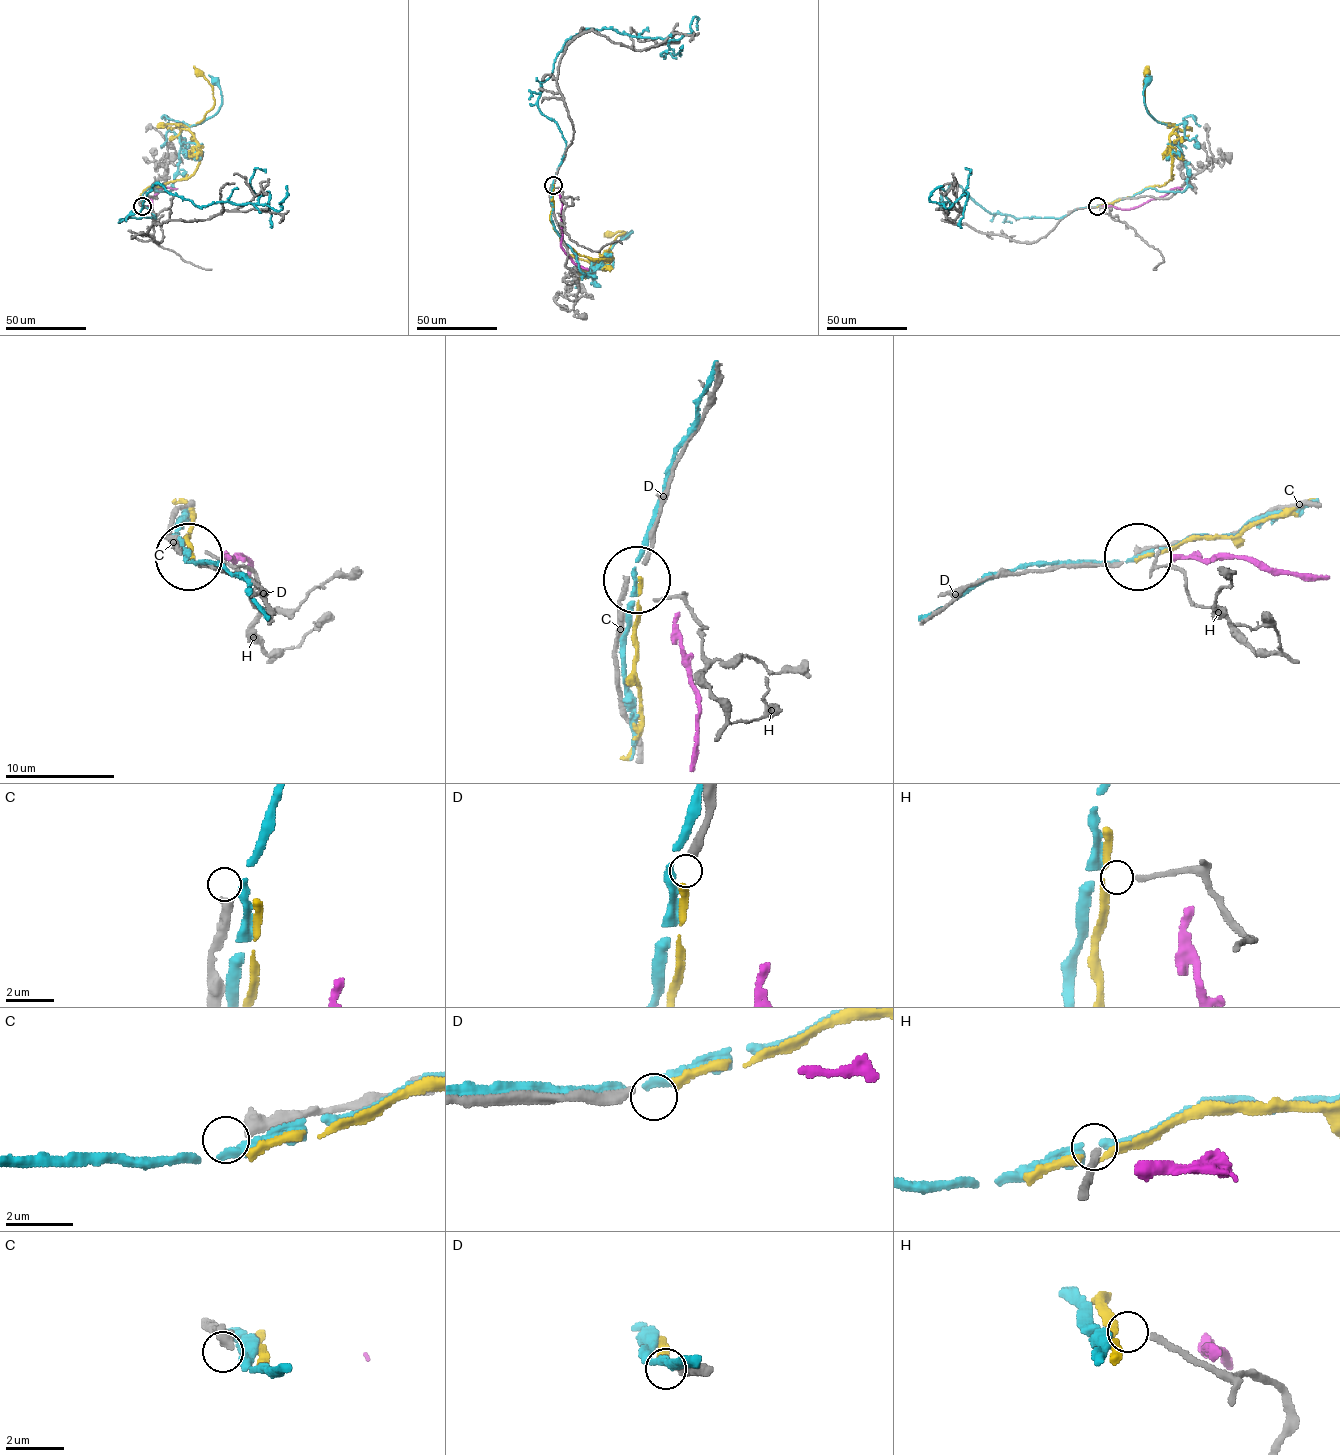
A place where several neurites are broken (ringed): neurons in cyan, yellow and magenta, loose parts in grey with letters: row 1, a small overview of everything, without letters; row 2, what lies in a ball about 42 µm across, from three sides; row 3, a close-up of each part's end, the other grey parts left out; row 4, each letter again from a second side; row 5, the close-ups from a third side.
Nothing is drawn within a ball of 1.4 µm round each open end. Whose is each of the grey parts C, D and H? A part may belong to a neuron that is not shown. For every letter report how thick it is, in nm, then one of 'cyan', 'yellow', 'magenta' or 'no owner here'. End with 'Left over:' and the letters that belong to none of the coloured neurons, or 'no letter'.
C: 400 nm | no owner here
D: 320 nm | yellow
H: 200 nm | no owner here
Left over: C, H

